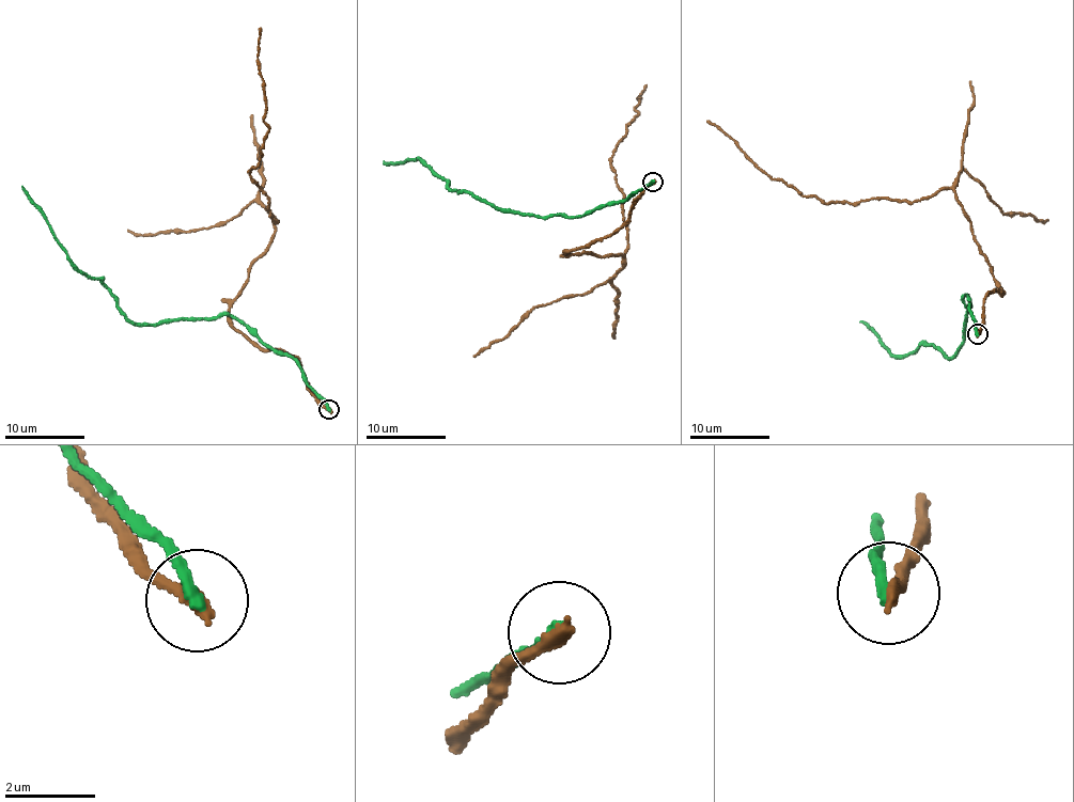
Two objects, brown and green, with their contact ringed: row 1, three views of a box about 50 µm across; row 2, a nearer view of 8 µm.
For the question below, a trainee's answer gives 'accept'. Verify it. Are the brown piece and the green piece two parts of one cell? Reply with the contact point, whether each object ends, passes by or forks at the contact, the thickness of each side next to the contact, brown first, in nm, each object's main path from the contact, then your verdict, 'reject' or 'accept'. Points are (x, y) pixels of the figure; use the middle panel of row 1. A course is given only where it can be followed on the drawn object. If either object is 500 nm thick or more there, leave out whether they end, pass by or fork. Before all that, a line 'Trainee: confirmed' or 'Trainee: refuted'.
Trainee: refuted
at (653, 182); brown ends there; green ends there; 320 nm thick on the brown side, 240 nm on the other; brown runs (652, 183), (611, 234), (566, 254), (624, 255), (623, 192), (610, 158), (637, 115), (634, 106), (646, 84); green runs (652, 183), (621, 202), (584, 216), (522, 216), (450, 190), (448, 182), (417, 158), (398, 164), (384, 161); reject

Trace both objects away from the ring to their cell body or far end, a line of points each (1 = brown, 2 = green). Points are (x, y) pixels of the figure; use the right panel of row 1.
1: (978, 333), (984, 297), (1004, 291), (951, 188), (907, 202), (804, 197), (771, 179), (706, 121)
2: (978, 333), (964, 296), (966, 333), (951, 358), (932, 345), (889, 352), (860, 320)

